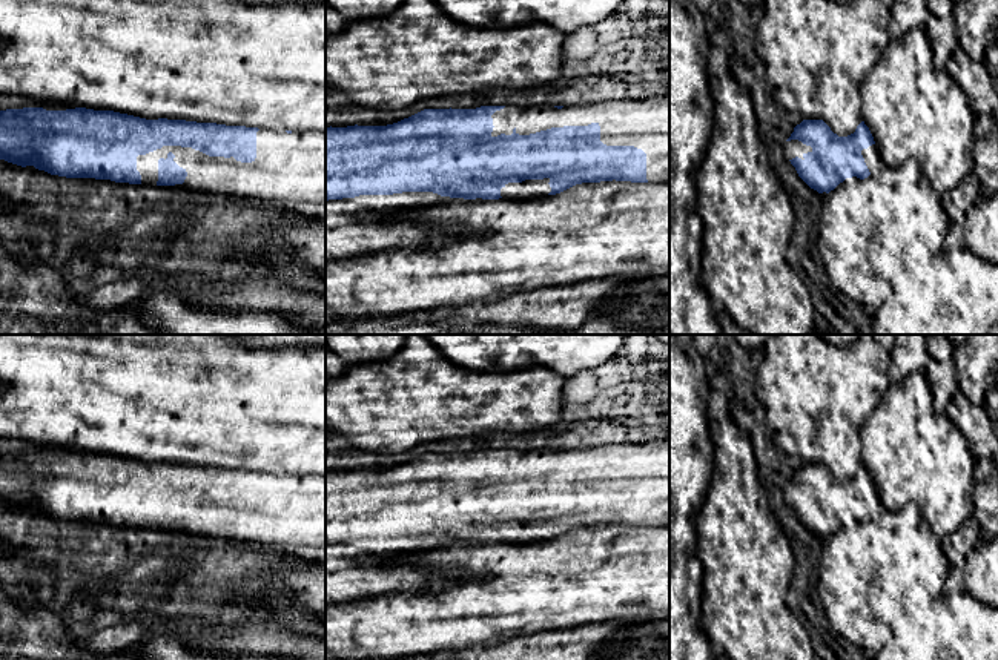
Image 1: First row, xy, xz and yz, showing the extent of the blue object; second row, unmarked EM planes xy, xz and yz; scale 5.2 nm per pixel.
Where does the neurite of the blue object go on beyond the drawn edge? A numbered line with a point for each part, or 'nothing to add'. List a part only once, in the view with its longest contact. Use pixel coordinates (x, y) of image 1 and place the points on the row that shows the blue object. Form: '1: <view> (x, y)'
1: xz (645, 122)

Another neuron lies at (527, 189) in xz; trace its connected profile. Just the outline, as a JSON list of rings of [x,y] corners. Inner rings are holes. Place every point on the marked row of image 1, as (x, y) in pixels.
[[[550,178],[525,180],[522,183],[508,183],[501,189],[501,196],[508,200],[531,200],[545,196],[551,192]]]

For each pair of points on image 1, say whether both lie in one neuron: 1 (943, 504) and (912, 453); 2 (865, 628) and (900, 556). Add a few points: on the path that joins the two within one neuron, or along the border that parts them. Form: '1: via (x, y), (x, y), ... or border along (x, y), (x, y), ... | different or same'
1: via (943, 491), (940, 481), (925, 465) | same
2: via (863, 605), (863, 580), (877, 560) | same

